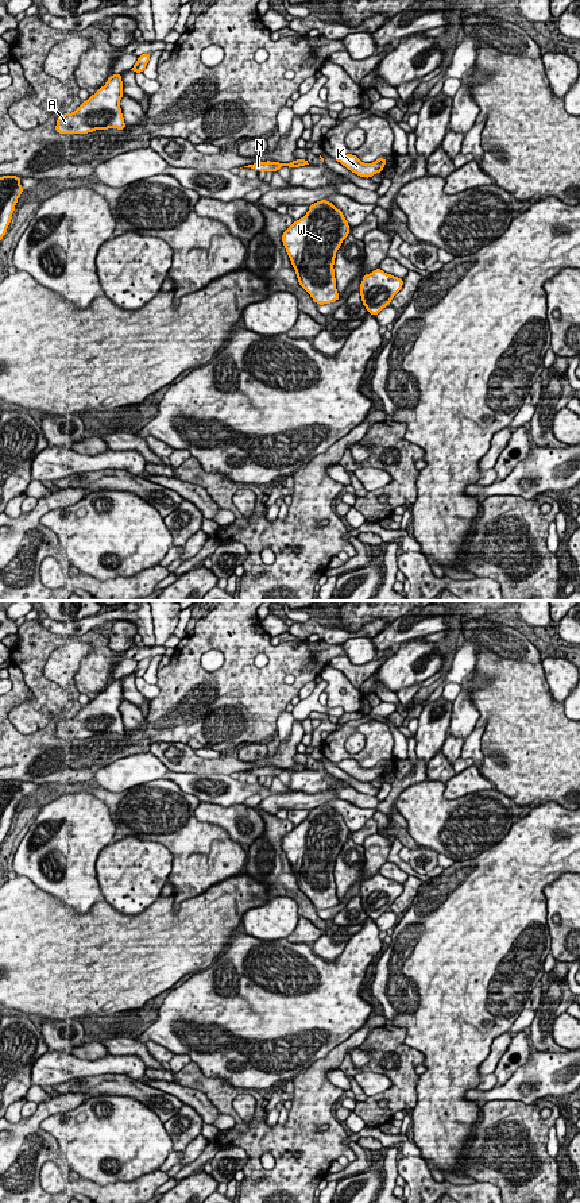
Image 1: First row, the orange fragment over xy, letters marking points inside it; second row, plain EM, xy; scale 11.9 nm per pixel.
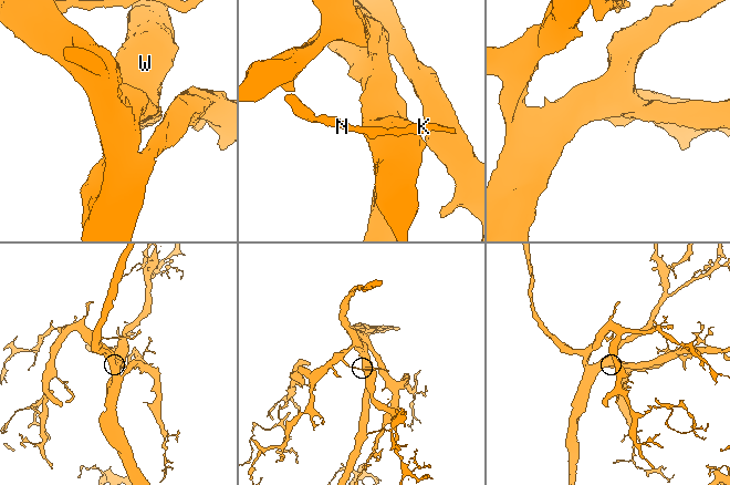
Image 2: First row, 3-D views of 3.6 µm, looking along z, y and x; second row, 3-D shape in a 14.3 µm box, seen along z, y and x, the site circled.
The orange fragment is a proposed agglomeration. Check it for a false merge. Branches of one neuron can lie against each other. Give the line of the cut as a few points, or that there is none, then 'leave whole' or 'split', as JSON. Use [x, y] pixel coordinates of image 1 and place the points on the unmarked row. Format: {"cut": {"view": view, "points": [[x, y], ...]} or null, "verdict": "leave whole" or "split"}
{"cut": null, "verdict": "leave whole"}

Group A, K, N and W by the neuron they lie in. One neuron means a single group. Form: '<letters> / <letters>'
A K N W

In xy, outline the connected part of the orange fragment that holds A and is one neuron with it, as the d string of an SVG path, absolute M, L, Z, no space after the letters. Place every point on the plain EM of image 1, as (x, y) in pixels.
M121 678L112 679L104 691L73 717L57 724L58 739L88 739L96 734L117 733L127 730L120 713L123 702Z

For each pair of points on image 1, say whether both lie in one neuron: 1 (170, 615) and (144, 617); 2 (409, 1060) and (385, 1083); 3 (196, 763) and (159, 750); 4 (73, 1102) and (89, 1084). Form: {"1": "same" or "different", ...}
{"1": "different", "2": "different", "3": "same", "4": "different"}

